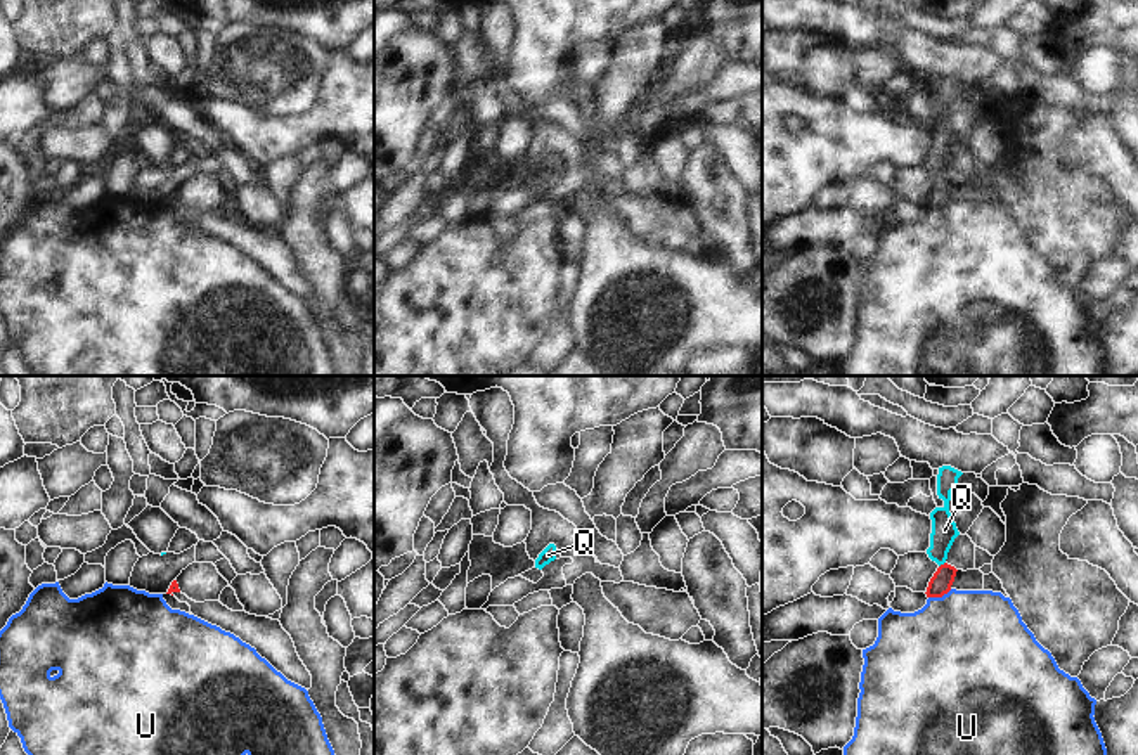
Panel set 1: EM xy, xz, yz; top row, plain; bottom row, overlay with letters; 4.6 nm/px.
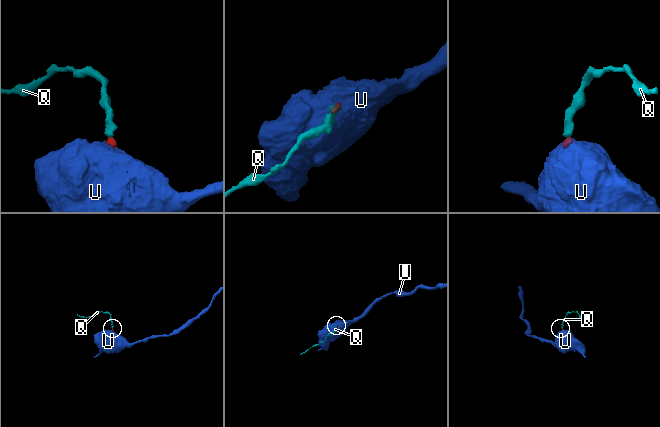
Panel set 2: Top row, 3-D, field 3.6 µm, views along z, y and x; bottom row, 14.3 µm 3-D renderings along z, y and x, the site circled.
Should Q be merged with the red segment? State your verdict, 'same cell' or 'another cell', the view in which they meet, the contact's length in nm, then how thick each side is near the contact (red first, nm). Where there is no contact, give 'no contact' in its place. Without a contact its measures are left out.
same cell; meets red in yz; contact 40 nm long; 100 nm thick on the red side, 120 nm on the other

